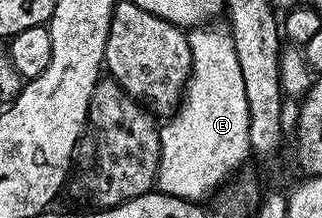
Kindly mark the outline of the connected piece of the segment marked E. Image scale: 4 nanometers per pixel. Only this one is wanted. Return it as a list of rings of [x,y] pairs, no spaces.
[[[206,25],[188,32],[193,54],[189,82],[185,84],[180,107],[159,127],[161,156],[155,187],[164,195],[194,201],[208,200],[222,184],[238,174],[236,171],[251,155],[243,69],[239,67],[239,57],[235,57],[233,36],[224,26],[217,26]]]

